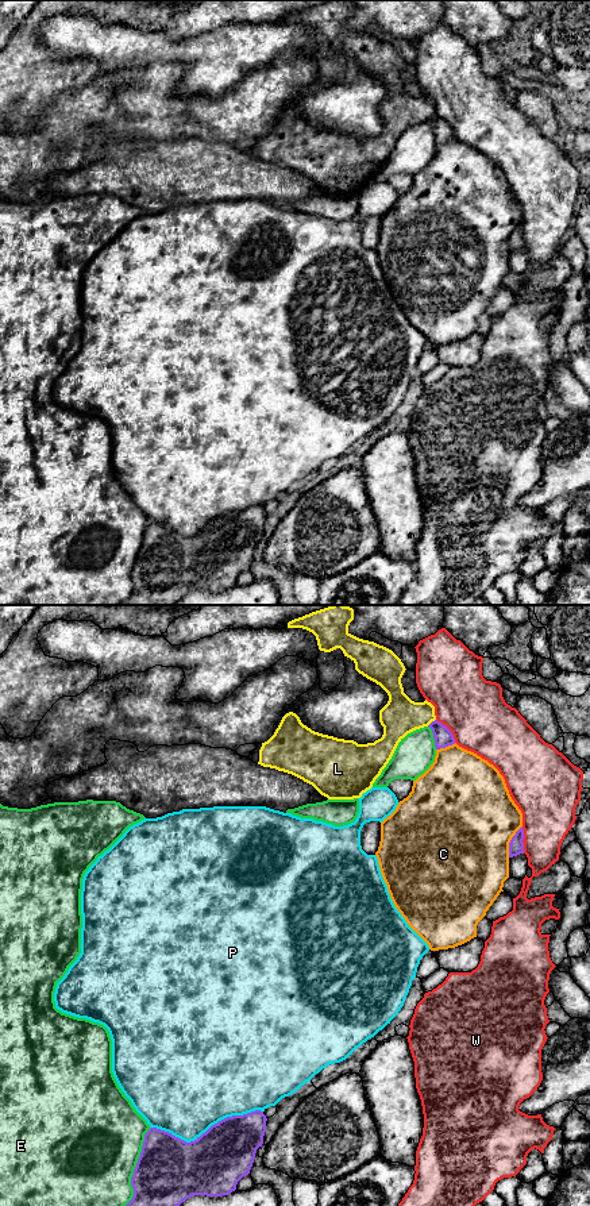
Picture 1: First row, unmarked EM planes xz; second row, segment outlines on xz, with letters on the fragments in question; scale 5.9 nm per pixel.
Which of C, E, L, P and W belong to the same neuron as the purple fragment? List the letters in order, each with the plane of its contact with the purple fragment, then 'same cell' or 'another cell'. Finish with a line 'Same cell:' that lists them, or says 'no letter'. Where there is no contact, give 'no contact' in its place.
C: xz | another cell
E: xz | another cell
L: xz | another cell
P: xz | another cell
W: xz | another cell
Same cell: no letter

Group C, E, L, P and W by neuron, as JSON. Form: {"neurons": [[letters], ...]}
{"neurons": [["C"], ["E"], ["L"], ["P"], ["W"]]}

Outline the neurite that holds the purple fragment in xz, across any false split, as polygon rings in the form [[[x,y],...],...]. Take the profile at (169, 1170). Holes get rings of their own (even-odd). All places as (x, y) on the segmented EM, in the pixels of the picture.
[[[261,1110],[227,1117],[190,1143],[150,1128],[131,1178],[134,1197],[126,1206],[180,1206],[193,1195],[231,1194],[238,1182],[250,1174],[257,1149],[263,1144],[266,1121]]]

